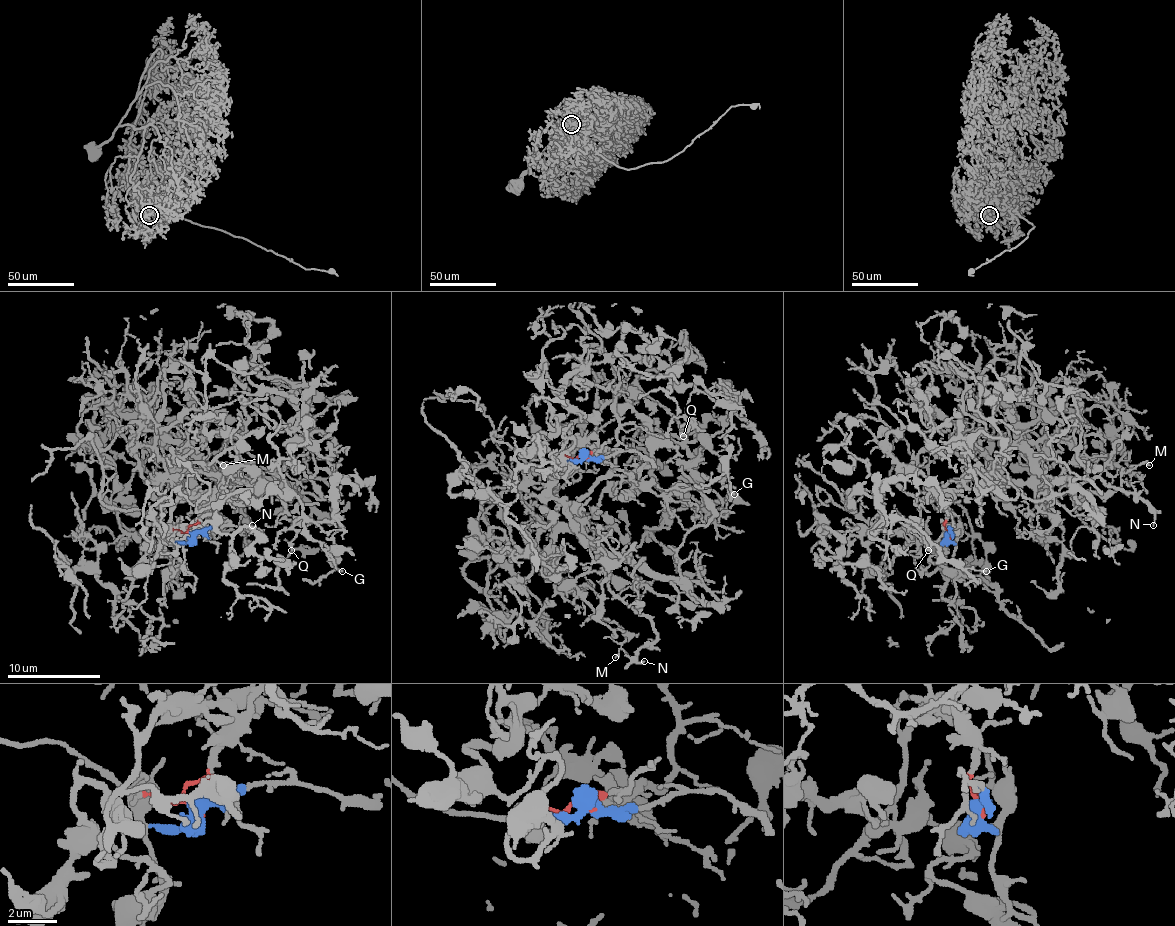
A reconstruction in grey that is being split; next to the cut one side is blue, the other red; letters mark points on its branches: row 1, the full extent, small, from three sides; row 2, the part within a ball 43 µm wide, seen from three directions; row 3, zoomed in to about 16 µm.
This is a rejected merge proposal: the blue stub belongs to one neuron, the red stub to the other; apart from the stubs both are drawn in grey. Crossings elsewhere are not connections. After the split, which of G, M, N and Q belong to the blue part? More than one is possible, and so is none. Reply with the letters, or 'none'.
G, Q

